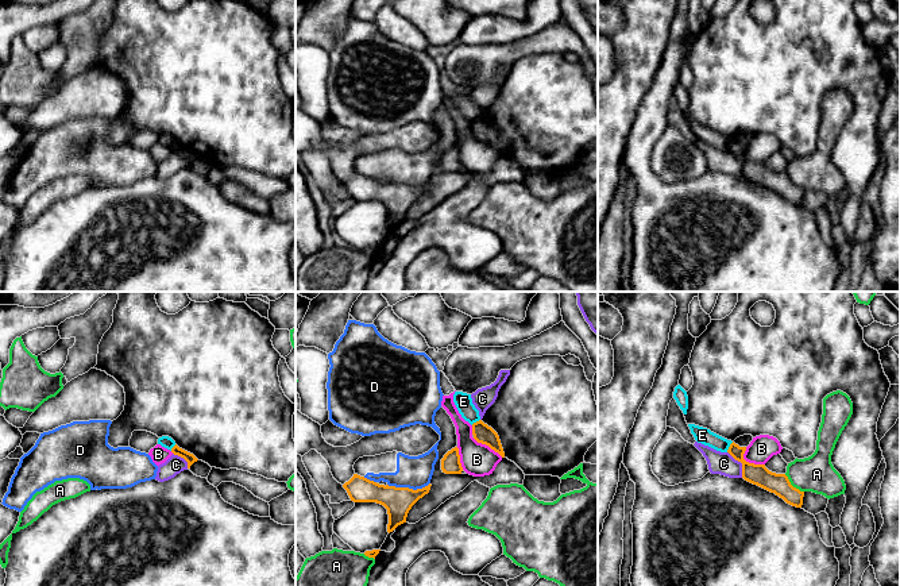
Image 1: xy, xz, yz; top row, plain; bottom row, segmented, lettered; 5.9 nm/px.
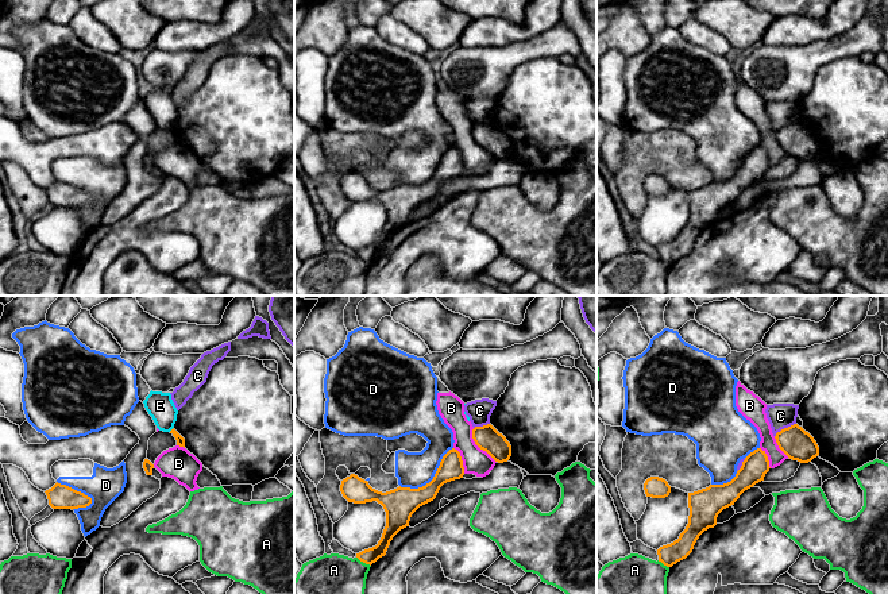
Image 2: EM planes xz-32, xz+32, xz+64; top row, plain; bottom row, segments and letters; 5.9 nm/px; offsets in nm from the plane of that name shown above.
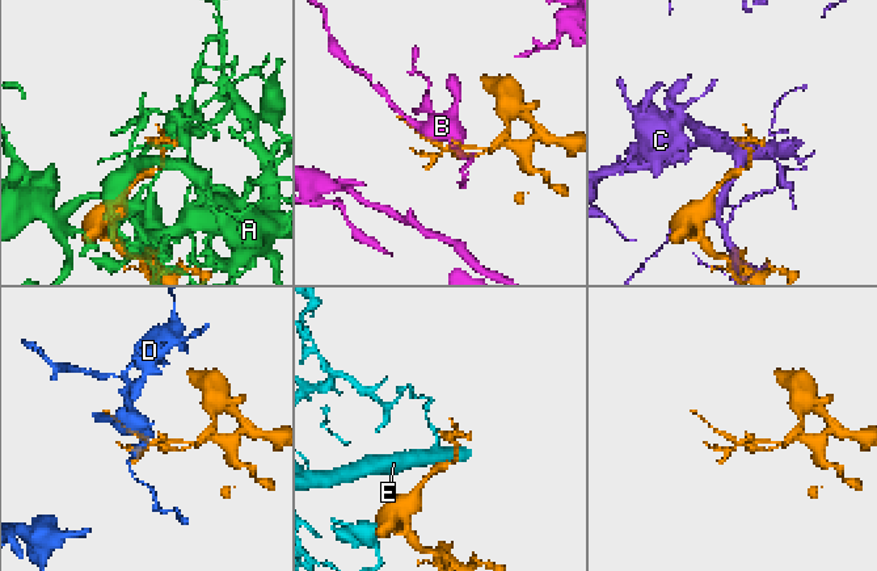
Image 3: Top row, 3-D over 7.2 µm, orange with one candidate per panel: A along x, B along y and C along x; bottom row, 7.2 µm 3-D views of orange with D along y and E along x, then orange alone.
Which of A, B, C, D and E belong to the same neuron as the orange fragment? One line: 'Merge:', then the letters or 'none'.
Merge: none

